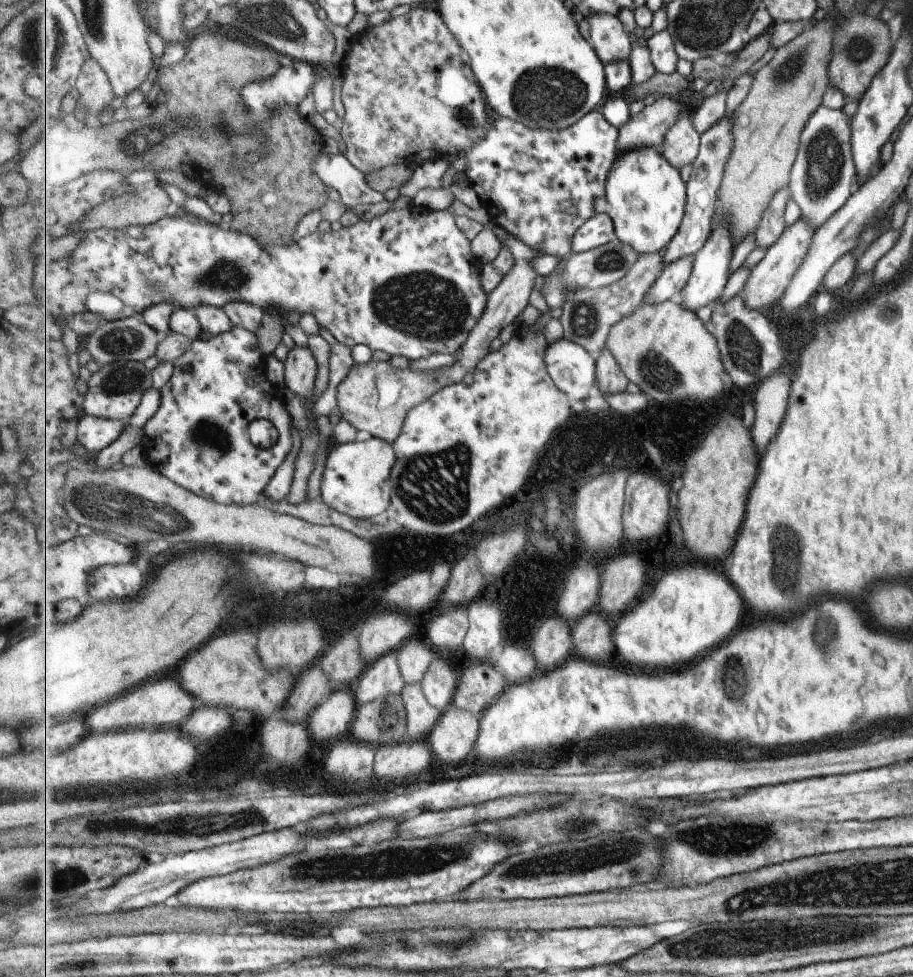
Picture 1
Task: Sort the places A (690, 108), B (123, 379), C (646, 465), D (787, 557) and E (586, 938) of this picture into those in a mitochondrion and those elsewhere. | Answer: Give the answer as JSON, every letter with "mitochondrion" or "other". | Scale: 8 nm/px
{"A":"other","B":"mitochondrion","C":"other","D":"mitochondrion","E":"other"}

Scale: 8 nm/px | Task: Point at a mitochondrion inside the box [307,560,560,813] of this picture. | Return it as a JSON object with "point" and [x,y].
{"point":[389,705]}

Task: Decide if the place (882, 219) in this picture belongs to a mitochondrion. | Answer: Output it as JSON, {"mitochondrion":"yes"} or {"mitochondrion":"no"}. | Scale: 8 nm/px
{"mitochondrion":"no"}

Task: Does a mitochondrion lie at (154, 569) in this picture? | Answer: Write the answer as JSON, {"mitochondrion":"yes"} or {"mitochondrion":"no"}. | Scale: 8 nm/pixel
{"mitochondrion":"no"}

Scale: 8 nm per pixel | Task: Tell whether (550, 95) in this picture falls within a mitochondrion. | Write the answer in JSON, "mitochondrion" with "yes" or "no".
{"mitochondrion":"yes"}

